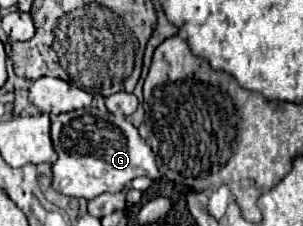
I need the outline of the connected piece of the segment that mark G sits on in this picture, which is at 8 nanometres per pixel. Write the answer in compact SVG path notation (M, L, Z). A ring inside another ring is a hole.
M99 101L99 109L77 109L71 113L61 113L51 121L51 139L53 147L57 153L57 161L51 163L51 187L63 195L77 197L77 199L95 199L103 193L119 193L125 187L131 185L135 177L149 177L149 179L159 179L159 171L155 165L155 157L147 141L137 133L137 129L125 119L125 117L113 117L109 113L103 113L101 107L103 103Z

